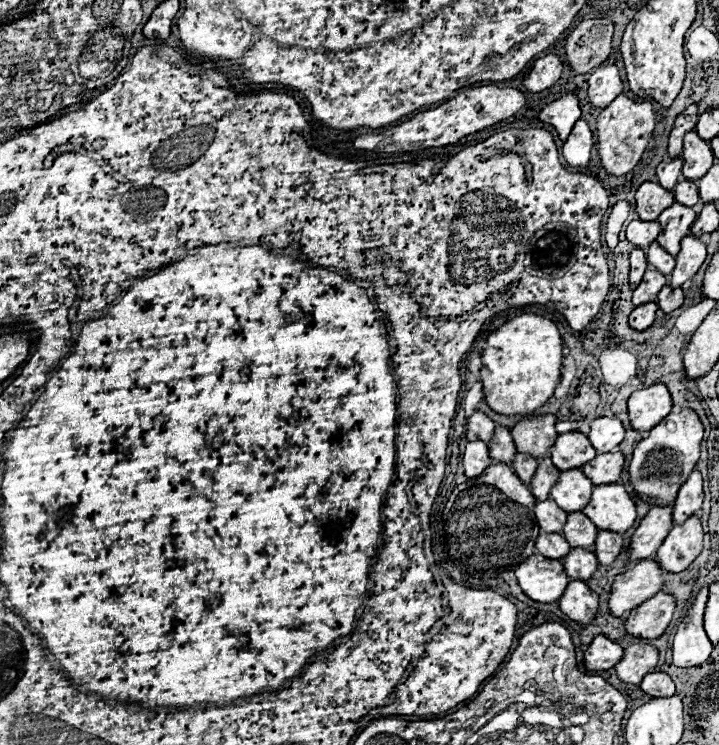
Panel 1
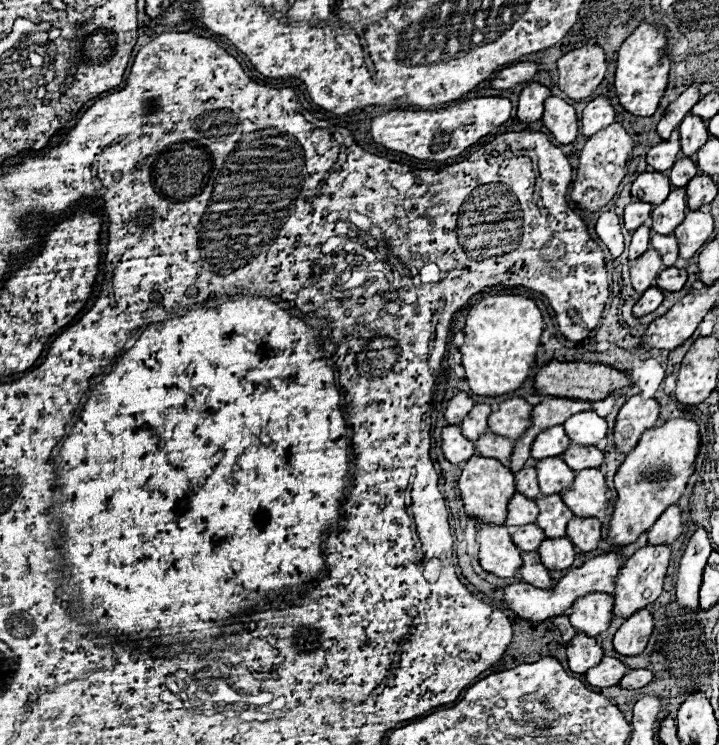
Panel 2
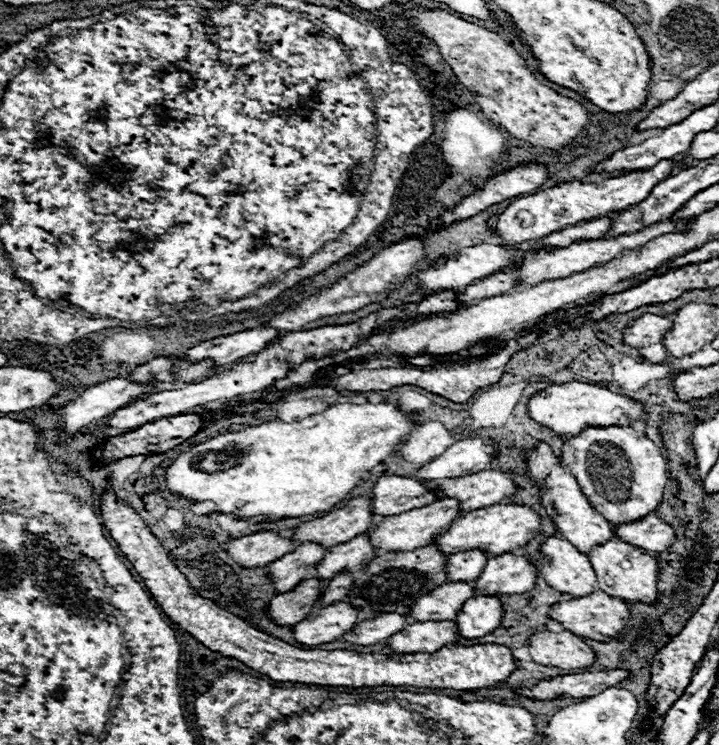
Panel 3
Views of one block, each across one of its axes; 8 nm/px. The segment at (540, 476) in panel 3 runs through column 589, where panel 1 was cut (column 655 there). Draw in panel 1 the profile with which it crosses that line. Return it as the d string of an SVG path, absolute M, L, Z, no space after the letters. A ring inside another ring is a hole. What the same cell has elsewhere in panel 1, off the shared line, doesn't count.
M652 504L648 514L642 518L640 526L636 528L632 536L632 542L628 548L630 564L636 564L644 558L654 556L656 546L664 542L670 528L672 528L672 506Z

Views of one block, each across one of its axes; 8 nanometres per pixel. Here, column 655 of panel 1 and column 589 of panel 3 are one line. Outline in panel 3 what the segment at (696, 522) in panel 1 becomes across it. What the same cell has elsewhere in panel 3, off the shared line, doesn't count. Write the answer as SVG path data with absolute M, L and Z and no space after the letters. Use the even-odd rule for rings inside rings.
M610 540L602 546L596 546L588 554L588 558L596 570L598 588L602 592L606 592L608 596L620 598L624 602L632 600L632 602L642 602L642 604L654 604L660 600L660 594L658 594L658 572L660 572L658 562L646 550L632 546L628 542Z

